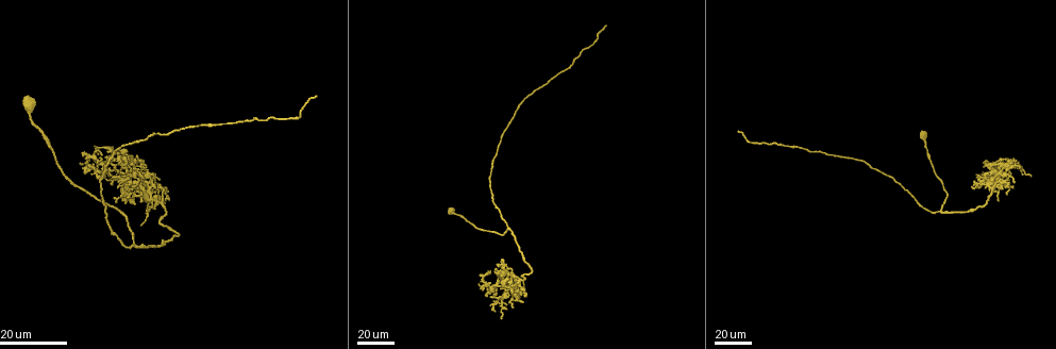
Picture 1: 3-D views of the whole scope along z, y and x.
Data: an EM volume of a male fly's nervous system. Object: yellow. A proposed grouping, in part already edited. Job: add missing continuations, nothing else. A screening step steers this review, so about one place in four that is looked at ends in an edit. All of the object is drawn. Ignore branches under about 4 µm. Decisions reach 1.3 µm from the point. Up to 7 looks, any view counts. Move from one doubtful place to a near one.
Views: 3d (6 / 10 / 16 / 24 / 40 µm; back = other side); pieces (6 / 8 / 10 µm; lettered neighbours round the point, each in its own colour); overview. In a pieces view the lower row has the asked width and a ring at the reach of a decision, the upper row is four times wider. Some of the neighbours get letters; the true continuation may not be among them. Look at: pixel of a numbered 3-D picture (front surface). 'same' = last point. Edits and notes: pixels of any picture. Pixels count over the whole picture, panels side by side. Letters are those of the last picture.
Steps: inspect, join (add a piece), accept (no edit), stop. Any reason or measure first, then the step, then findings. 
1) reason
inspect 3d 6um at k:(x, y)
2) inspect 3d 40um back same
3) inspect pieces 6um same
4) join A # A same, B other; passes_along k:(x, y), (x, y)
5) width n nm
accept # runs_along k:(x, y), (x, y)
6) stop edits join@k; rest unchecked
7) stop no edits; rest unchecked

an open end
inspect 3d 40um at 1:(998, 168)

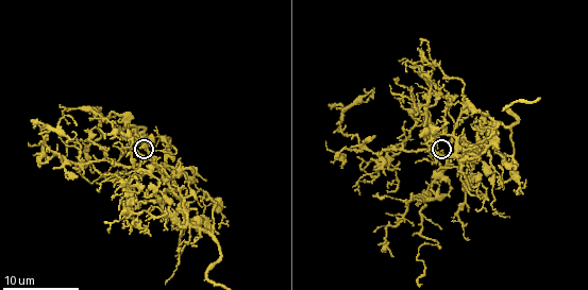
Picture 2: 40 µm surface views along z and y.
inspect pieces 10um at 2:(140, 148)

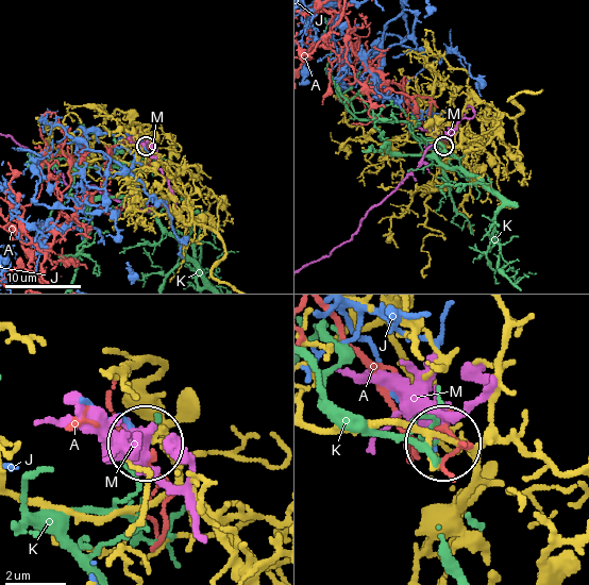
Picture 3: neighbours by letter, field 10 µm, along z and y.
accept # A other, J other, K other, M other; no lettered piece goes on from it

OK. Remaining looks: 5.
an open end
inspect 3d 10um at 2:(418, 206)

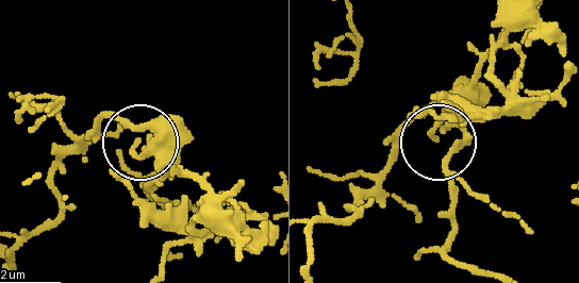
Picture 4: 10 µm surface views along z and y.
see the neighbours
inspect pieces 8um at 4:(433, 137)

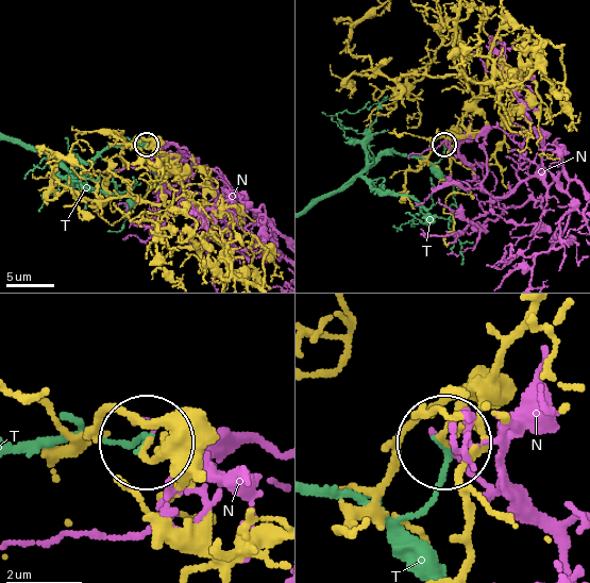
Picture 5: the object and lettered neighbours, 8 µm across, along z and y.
accept # N other, T other; runs_along 5:(199, 478), (148, 443); no lettered piece goes on from it

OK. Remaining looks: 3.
an open end
inspect 3d 40um at 1:(606, 28)

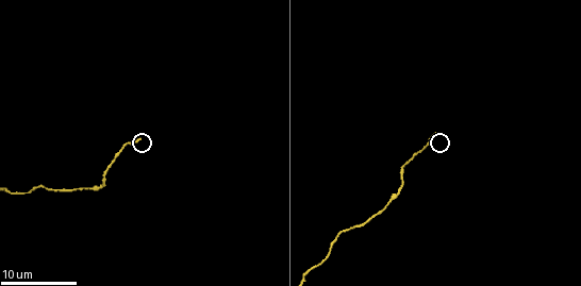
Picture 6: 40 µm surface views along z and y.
inspect pieces 10um at 6:(138, 141)

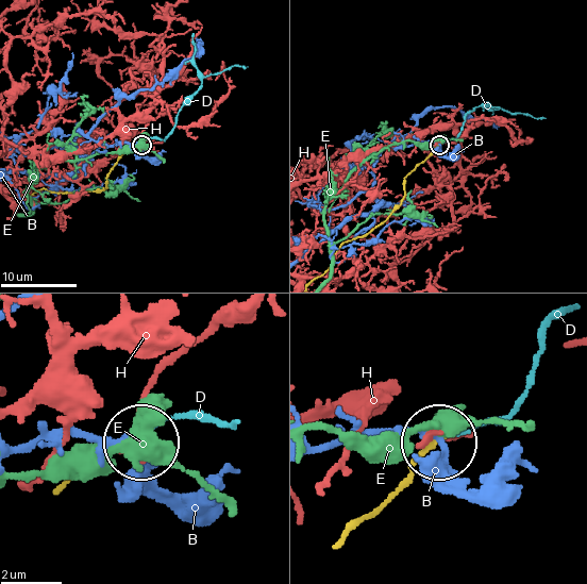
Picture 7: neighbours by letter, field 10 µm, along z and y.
join D # B other, D same, E other, H other; passes_along 7:(374, 512), (433, 446), (517, 400), (542, 332), (563, 311); the neuron continues

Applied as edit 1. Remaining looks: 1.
stop edits join@7; rest unchecked

